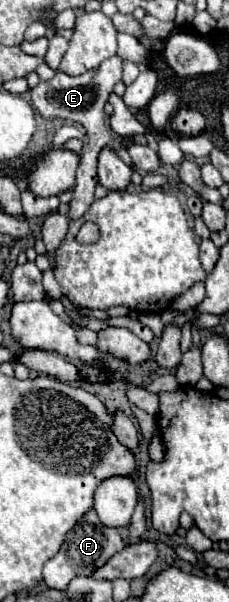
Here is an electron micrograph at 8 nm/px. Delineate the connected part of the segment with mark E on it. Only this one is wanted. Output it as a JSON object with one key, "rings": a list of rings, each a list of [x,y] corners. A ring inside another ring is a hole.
{"rings":[[[113,55],[109,59],[105,59],[99,67],[77,75],[77,77],[69,77],[63,75],[61,71],[51,79],[51,81],[39,81],[39,85],[31,91],[31,101],[33,107],[47,119],[67,119],[67,121],[75,121],[81,123],[87,131],[87,145],[81,153],[81,163],[77,169],[77,187],[73,189],[73,201],[69,203],[69,219],[79,219],[87,213],[87,209],[93,203],[93,191],[97,185],[97,157],[99,151],[109,143],[111,139],[111,131],[107,127],[105,121],[105,111],[103,105],[107,103],[109,95],[113,93],[113,87],[117,81],[121,81],[121,73],[123,73],[123,57]]]}

